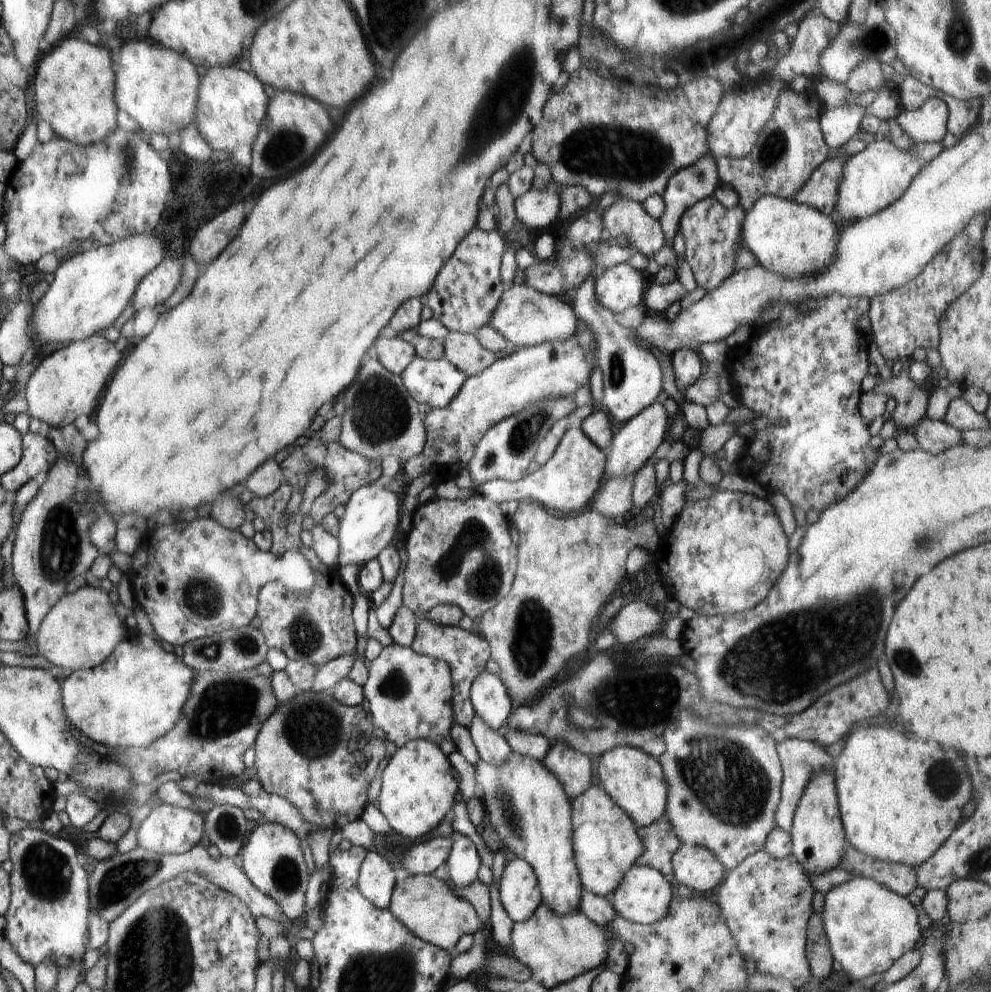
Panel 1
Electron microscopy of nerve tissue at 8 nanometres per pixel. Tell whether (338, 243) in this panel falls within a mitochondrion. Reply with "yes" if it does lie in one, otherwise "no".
no

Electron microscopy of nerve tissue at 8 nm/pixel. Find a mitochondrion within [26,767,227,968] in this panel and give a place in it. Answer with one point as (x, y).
(116, 885)

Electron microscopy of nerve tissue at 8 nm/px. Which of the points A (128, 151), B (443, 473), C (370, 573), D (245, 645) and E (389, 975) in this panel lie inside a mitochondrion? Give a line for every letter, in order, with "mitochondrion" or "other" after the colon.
A: mitochondrion
B: other
C: other
D: mitochondrion
E: mitochondrion

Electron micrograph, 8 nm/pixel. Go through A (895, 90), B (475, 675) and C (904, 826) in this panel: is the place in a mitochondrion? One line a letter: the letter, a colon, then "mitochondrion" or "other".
A: other
B: other
C: other

